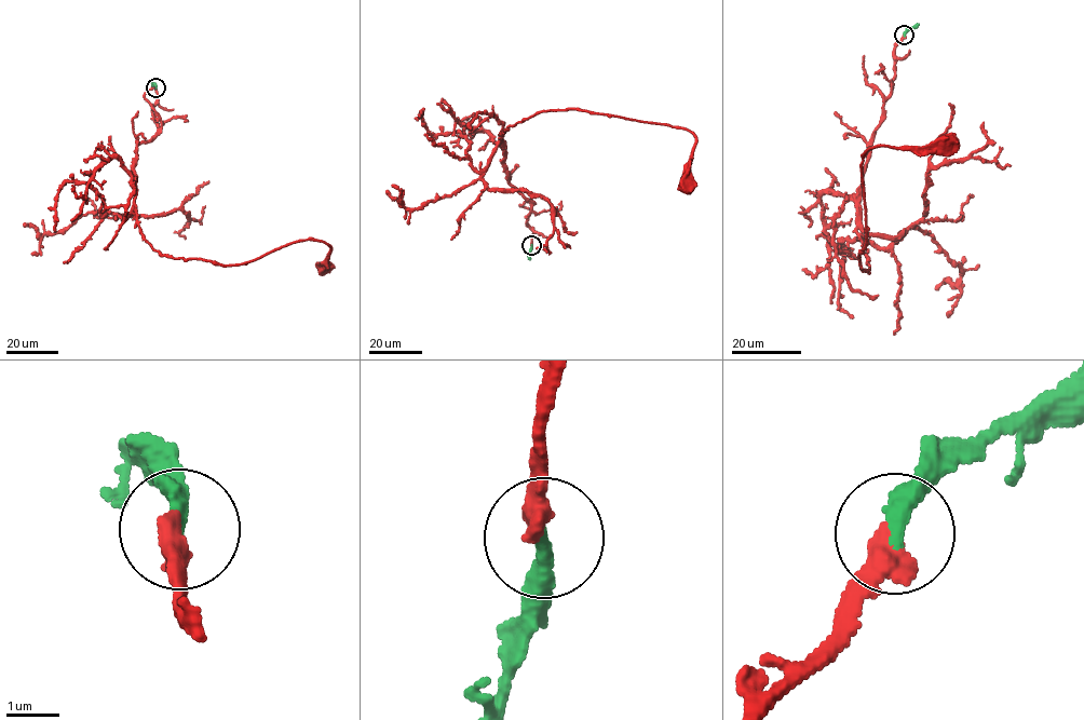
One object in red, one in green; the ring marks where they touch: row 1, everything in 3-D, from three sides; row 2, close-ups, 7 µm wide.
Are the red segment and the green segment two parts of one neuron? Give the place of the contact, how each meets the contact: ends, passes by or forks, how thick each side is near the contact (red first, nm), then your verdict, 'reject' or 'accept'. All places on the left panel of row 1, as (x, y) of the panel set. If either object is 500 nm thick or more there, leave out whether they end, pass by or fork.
place (156, 87); red ends; green ends; calibres 480 and 340 nm; accept

